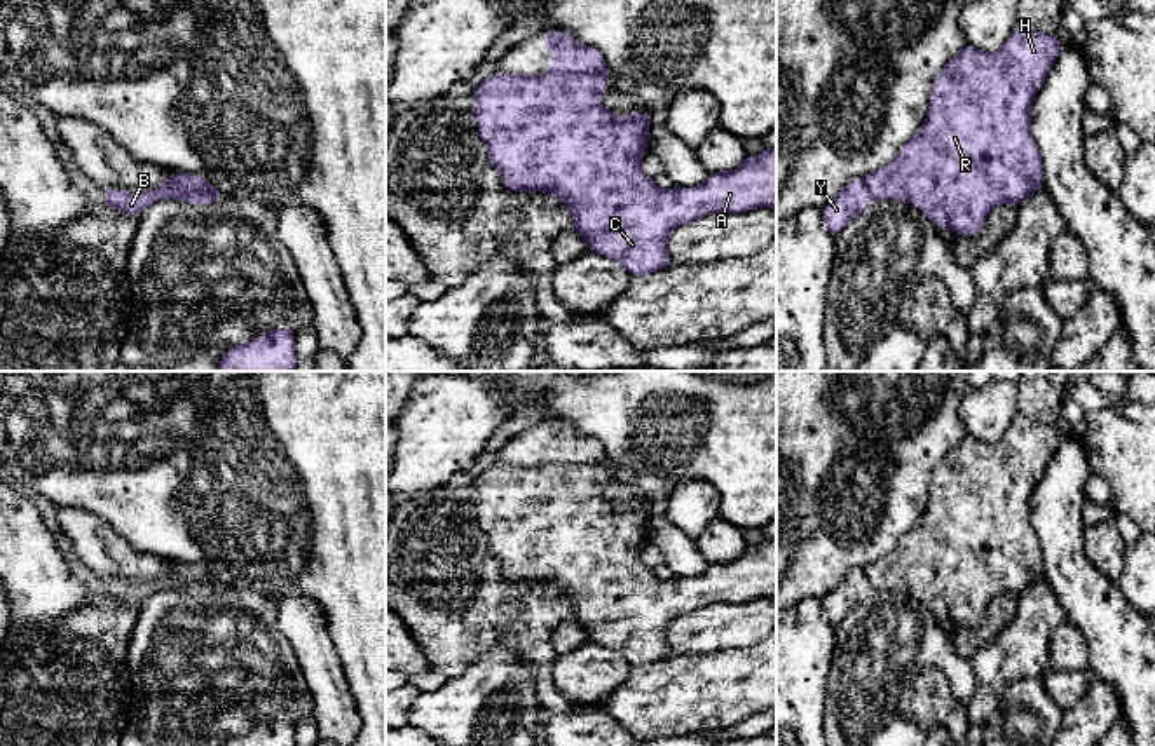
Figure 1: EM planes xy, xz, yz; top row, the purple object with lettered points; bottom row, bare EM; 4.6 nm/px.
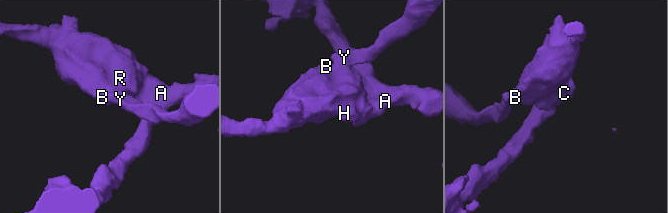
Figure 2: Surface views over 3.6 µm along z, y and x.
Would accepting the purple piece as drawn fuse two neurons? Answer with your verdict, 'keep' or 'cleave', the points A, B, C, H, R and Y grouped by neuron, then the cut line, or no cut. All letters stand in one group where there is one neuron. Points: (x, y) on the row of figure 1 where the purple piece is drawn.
cleave | A B C H R / Y | xz (550, 72), (587, 72), (608, 77)

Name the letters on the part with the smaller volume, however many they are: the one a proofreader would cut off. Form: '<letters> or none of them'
Y

